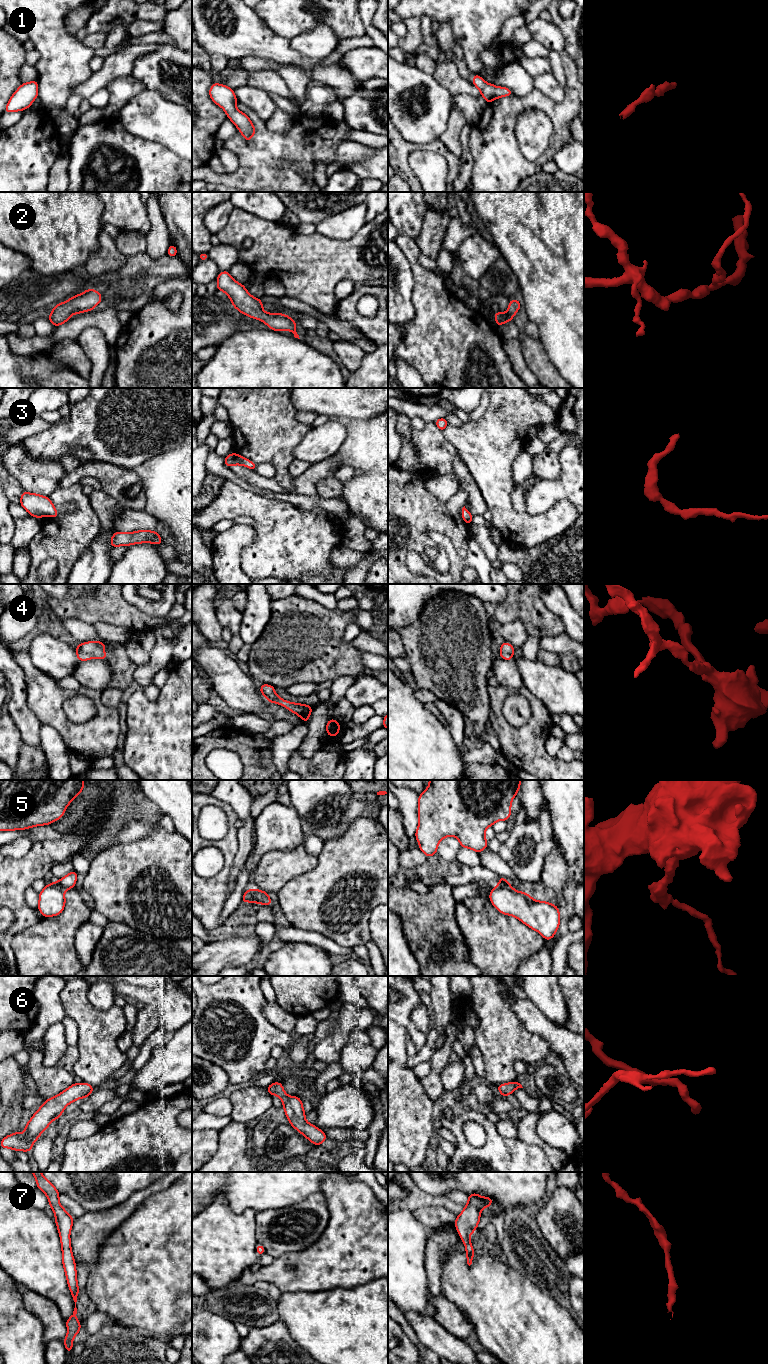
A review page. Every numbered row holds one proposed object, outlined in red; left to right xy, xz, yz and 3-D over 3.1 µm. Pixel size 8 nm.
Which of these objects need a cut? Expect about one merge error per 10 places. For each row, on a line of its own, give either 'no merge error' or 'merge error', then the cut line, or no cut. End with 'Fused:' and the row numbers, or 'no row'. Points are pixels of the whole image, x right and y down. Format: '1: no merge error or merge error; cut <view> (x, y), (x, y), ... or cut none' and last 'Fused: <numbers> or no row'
1: no merge error; cut none
2: no merge error; cut none
3: no merge error; cut none
4: no merge error; cut none
5: merge error; cut xz (254, 890), (253, 901)
6: no merge error; cut none
7: no merge error; cut none
Fused: 5

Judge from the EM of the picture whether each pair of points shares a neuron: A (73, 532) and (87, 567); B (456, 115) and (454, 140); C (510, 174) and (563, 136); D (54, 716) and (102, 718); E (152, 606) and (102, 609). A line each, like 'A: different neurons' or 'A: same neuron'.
A: different neurons
B: same neuron
C: same neuron
D: same neuron
E: different neurons

